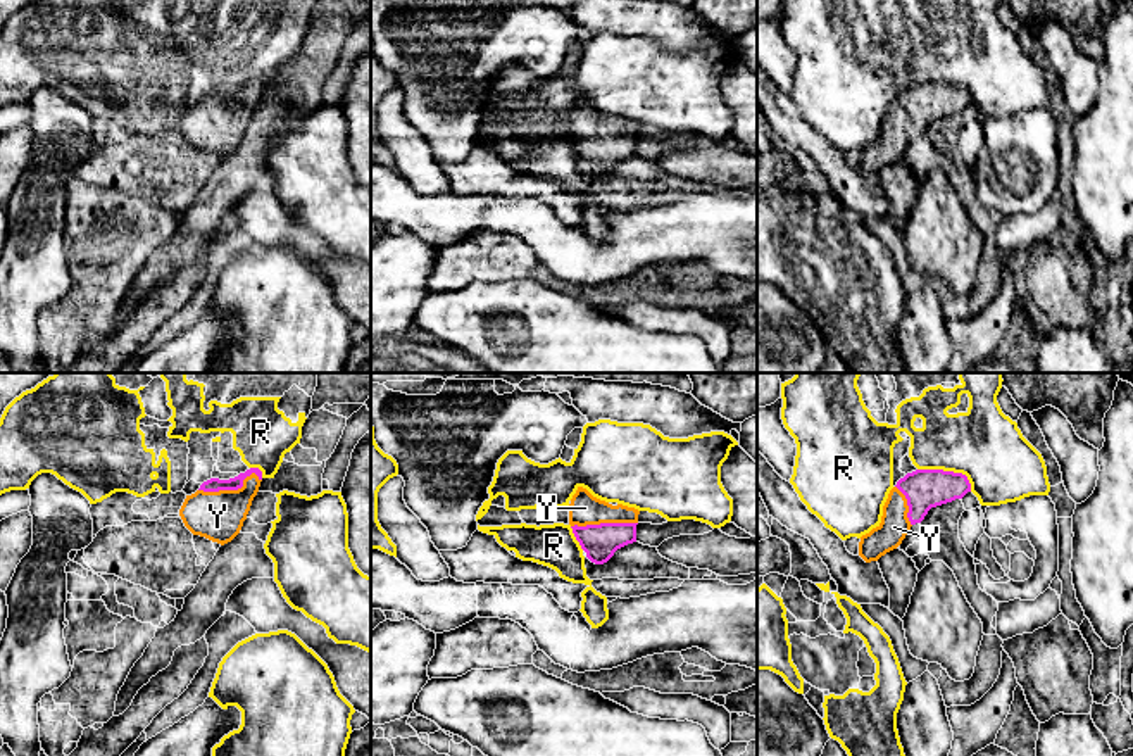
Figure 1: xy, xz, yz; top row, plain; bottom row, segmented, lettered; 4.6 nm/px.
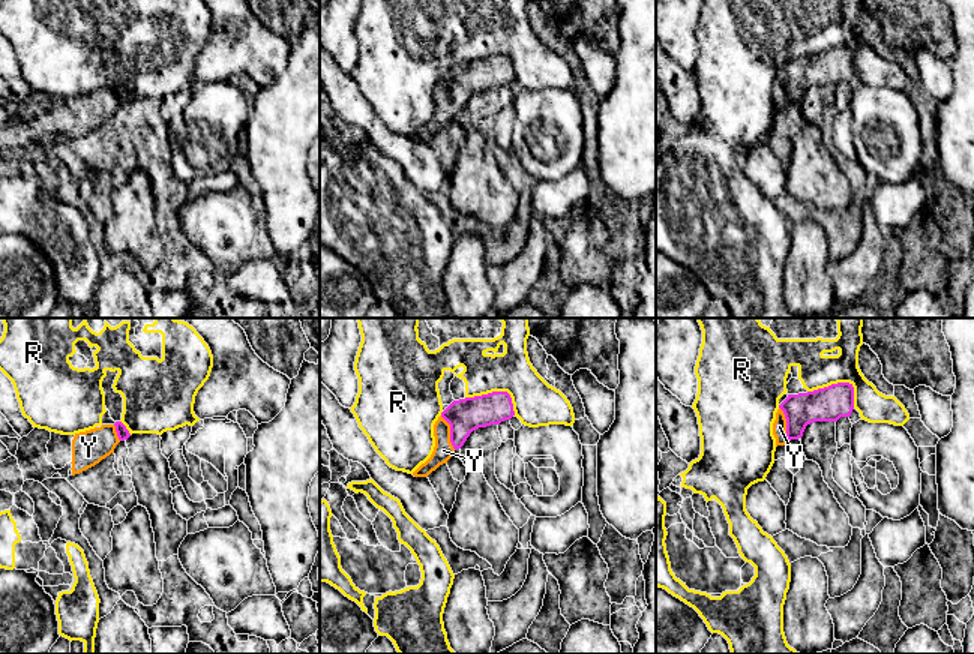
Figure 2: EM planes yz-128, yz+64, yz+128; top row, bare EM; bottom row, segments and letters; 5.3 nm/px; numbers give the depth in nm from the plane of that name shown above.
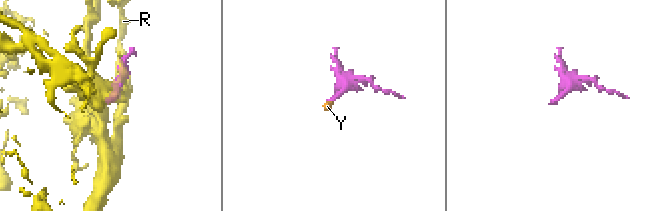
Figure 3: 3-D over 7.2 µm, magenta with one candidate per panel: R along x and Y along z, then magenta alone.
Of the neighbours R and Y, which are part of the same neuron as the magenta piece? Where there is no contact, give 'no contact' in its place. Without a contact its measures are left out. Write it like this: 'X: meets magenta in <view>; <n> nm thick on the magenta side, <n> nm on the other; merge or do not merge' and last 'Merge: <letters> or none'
R: meets magenta in yz; 190 nm thick on the magenta side, 340 nm on the other; do not merge
Y: meets magenta in xy; 60 nm thick on the magenta side, 220 nm on the other; merge
Merge: Y

